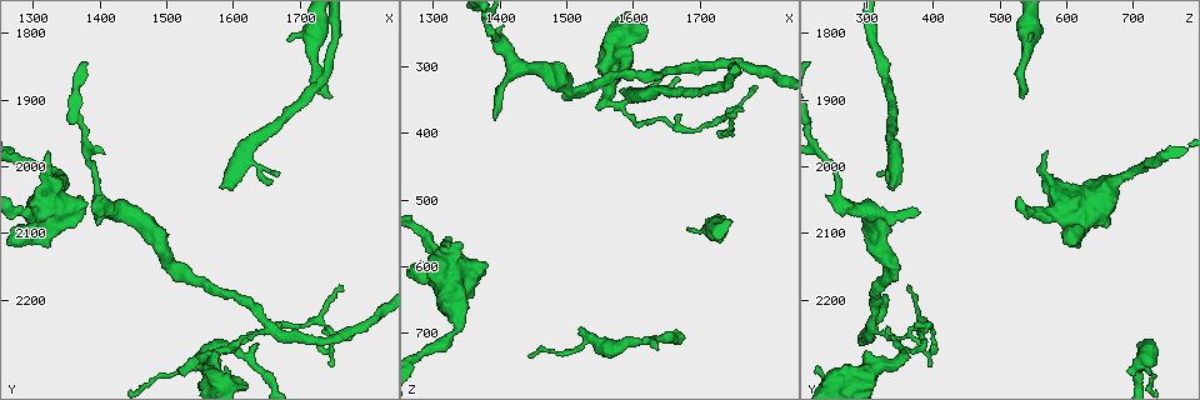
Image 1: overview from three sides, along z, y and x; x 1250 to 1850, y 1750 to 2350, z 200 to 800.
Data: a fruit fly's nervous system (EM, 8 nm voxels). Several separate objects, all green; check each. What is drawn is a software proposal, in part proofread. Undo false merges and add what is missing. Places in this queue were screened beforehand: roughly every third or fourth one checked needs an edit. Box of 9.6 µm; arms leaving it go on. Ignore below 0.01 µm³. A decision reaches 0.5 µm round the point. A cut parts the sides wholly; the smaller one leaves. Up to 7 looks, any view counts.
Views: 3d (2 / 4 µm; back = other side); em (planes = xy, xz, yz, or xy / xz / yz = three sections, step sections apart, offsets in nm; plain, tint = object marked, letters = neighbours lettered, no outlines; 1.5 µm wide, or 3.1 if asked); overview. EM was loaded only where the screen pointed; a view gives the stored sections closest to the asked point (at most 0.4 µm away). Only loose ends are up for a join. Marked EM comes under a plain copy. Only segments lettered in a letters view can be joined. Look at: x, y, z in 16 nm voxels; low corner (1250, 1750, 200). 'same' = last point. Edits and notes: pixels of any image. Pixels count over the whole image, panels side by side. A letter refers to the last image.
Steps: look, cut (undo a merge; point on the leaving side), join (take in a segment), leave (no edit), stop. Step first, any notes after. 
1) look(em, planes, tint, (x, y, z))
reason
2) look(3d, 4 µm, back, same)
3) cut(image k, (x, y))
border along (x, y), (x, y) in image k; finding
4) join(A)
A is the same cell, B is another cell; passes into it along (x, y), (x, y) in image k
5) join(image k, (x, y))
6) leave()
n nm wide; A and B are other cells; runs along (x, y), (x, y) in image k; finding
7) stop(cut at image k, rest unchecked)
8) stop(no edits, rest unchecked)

look(3d, 2 µm, (1750, 1890, 535))
branch stops here

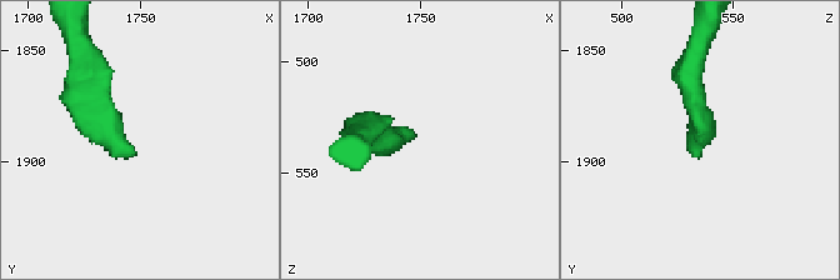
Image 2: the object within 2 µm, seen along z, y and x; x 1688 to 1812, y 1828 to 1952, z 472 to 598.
look(em, planes, letters, (1747, 1896, 535))

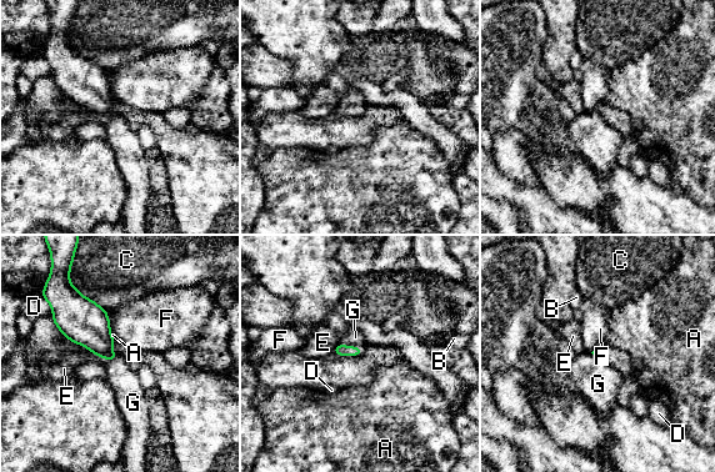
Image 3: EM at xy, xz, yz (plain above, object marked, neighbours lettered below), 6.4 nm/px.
join(G)
G is the same cell, A, B, C, D, E and F are other cells; it goes on there

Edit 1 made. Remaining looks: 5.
look(3d, 2 µm, (1580, 2025, 340))
branch stops here

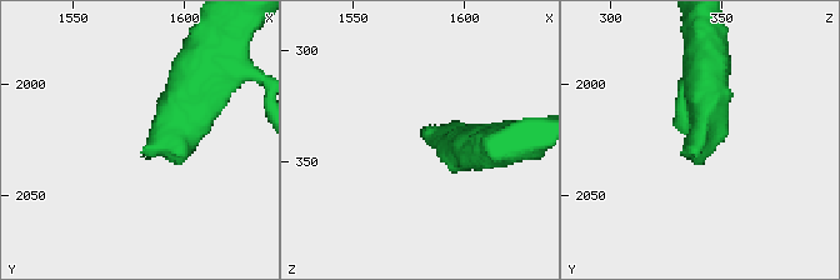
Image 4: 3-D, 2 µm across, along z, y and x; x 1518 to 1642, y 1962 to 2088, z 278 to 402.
look(em, planes, tint, (1581, 2030, 339))

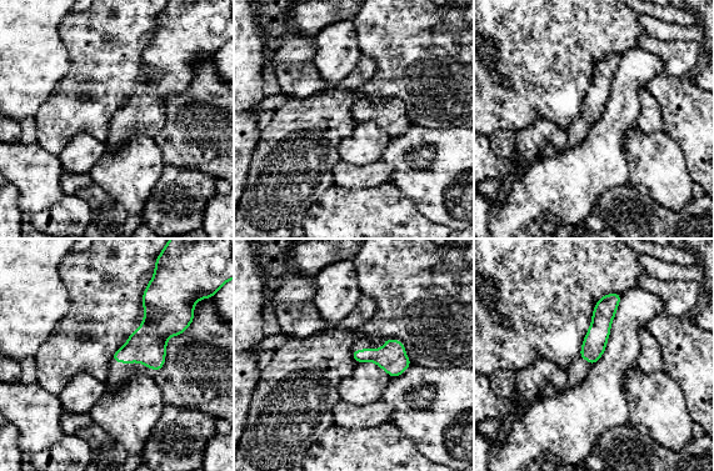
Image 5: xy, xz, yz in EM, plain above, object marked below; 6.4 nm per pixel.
look(em, planes, letters, same)

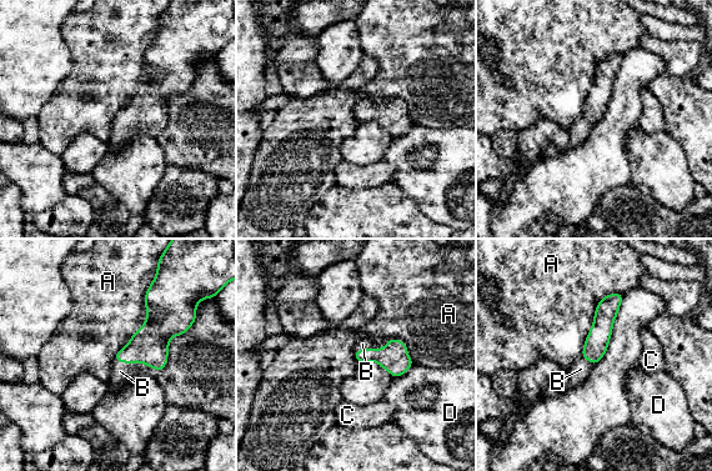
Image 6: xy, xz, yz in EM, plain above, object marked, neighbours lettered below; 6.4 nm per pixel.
join(B)
B is the same cell, A, C and D are other cells; passes into it along (150, 344), (138, 361), (120, 371) in image 6; the neuron continues

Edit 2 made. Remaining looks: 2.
stop(join at image 3, join at image 6, rest unchecked)

